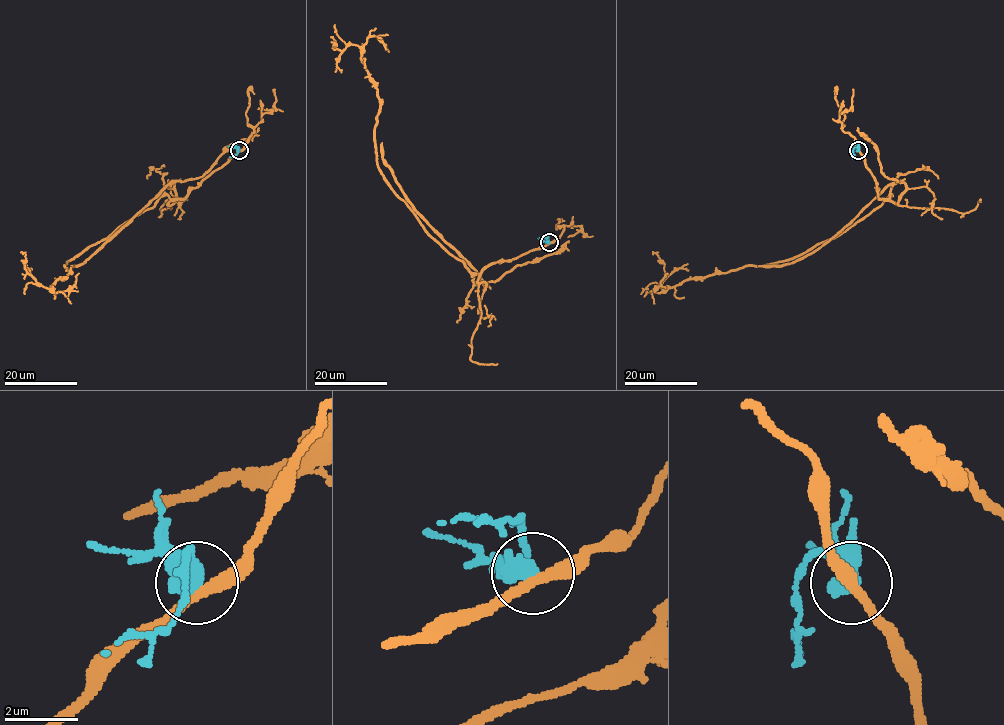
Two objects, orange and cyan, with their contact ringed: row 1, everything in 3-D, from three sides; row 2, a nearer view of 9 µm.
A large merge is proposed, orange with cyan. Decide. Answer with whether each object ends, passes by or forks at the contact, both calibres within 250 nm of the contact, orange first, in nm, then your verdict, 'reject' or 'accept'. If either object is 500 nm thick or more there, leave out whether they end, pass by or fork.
orange passes by; cyan passes by; 280 nm thick on the orange side, 440 nm on the other; reject

